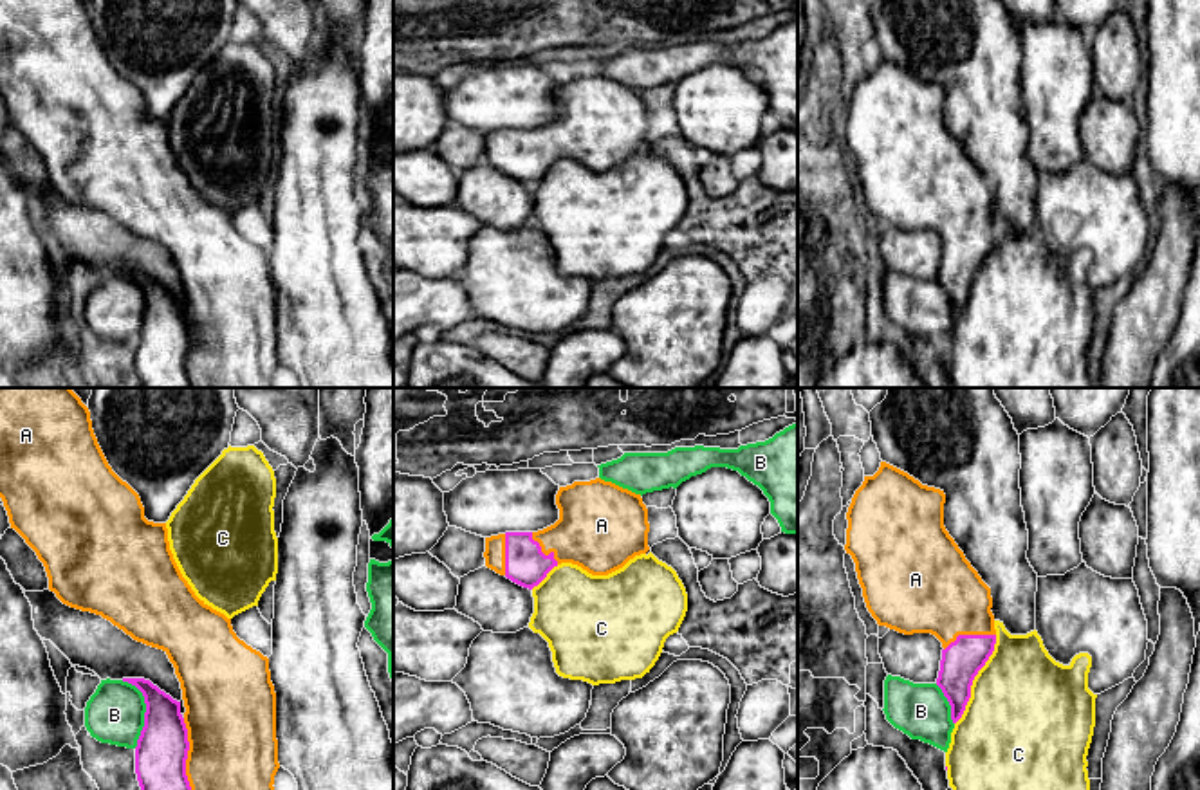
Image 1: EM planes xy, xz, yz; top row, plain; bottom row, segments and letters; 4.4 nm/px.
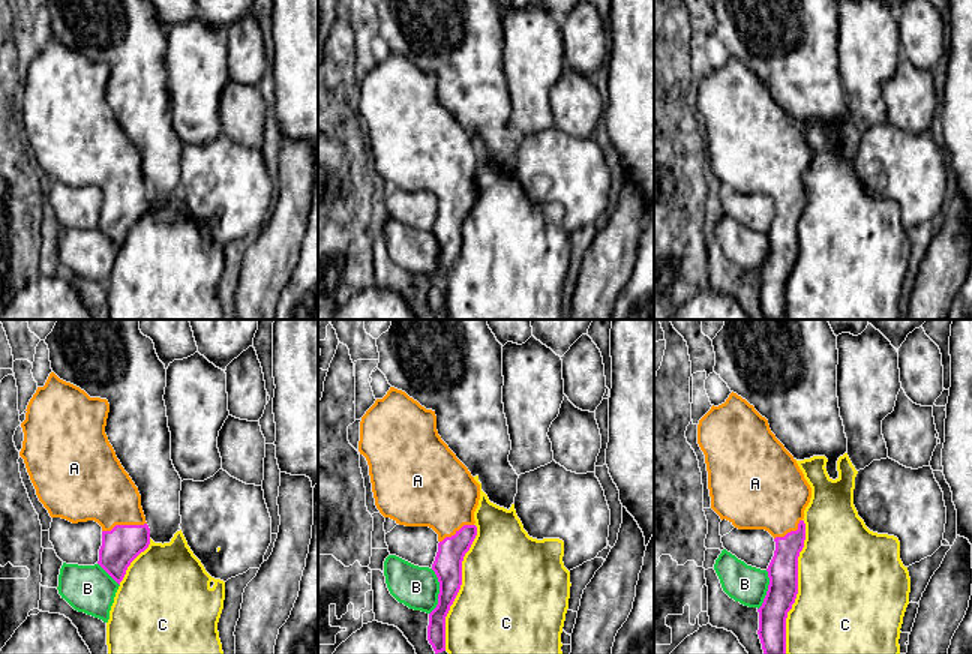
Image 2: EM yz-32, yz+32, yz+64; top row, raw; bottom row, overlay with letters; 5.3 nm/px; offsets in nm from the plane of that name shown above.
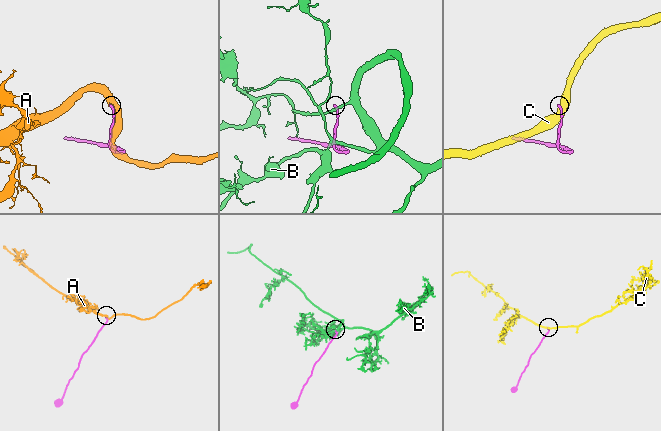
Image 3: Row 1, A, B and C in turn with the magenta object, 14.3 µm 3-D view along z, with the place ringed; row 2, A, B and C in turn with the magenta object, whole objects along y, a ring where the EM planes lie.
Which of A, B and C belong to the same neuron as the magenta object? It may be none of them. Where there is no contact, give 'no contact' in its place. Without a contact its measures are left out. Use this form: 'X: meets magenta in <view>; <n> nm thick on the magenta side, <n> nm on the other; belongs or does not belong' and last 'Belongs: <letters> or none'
A: meets magenta in xy; 240 nm thick on the magenta side, 400 nm on the other; belongs
B: meets magenta in xy; 240 nm thick on the magenta side, 260 nm on the other; does not belong
C: meets magenta in yz; 180 nm thick on the magenta side, 480 nm on the other; does not belong
Belongs: A

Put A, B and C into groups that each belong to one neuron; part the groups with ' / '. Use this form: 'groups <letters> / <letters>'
groups A / B / C

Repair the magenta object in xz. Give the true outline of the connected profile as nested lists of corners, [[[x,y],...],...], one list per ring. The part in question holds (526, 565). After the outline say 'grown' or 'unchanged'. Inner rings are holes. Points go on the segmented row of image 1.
[[[595,478],[559,487],[556,505],[559,519],[543,530],[485,537],[485,566],[532,590],[561,563],[608,575],[650,550],[641,494]]]; grown

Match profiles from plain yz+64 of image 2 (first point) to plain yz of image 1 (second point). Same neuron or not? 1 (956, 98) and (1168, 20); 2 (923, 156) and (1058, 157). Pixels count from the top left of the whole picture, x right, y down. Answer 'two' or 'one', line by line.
1: one
2: two

